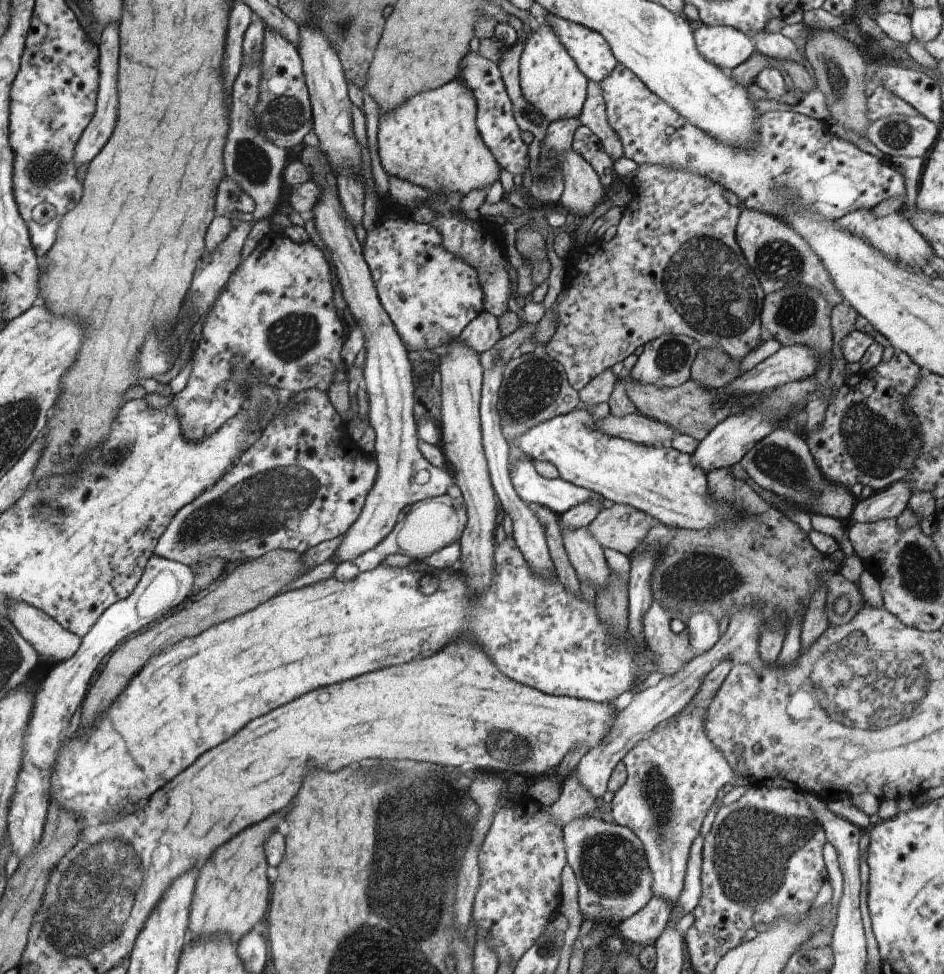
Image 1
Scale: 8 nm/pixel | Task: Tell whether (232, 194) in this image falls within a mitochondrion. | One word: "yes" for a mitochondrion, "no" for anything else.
yes

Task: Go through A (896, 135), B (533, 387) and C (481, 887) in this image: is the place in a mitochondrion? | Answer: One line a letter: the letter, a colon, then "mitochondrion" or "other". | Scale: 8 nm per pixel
A: mitochondrion
B: mitochondrion
C: other

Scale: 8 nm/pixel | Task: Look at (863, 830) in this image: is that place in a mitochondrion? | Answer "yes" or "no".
no

